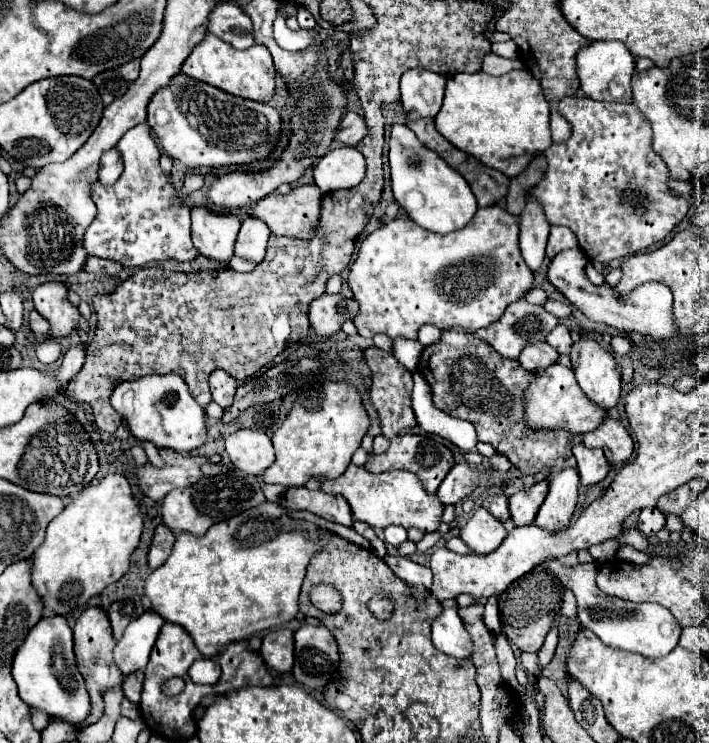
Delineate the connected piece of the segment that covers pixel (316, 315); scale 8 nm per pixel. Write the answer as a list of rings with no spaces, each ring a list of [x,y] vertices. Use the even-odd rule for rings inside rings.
[[[322,294],[310,304],[308,316],[310,326],[322,338],[334,336],[344,322],[358,314],[358,304],[354,298],[344,298],[342,294]]]

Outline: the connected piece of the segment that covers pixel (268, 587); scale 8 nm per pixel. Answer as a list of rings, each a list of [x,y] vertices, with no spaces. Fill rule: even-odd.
[[[266,502],[236,518],[218,522],[204,536],[180,532],[168,560],[146,578],[144,596],[150,602],[150,610],[166,622],[182,626],[206,658],[214,658],[230,642],[248,640],[262,630],[282,626],[296,618],[306,566],[312,554],[324,546],[324,536],[318,538],[318,528],[312,522],[292,520],[280,504]]]

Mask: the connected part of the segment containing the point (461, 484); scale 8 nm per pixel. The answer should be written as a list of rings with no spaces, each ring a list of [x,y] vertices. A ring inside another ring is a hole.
[[[460,462],[442,480],[436,496],[440,498],[442,504],[456,504],[456,502],[464,500],[476,486],[478,486],[476,470],[472,466],[468,466],[466,462]]]

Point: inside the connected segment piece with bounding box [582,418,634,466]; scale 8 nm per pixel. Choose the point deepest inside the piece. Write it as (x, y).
(611, 436)

